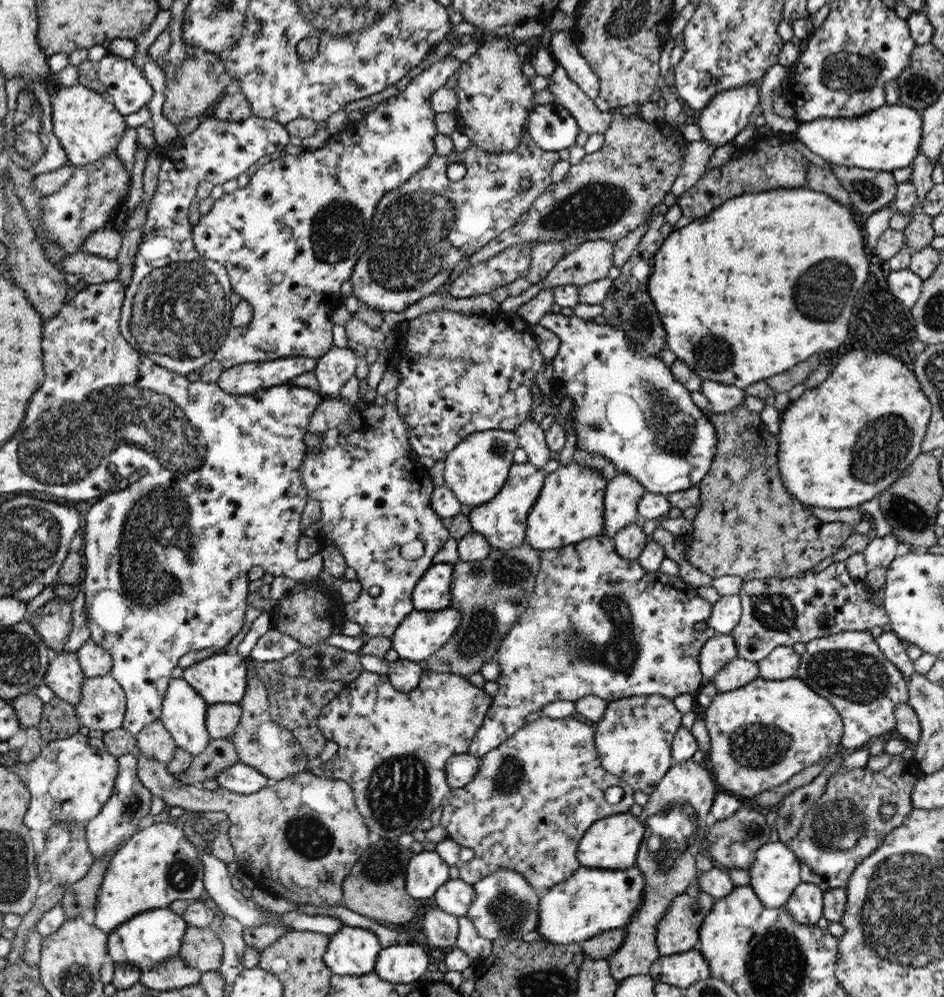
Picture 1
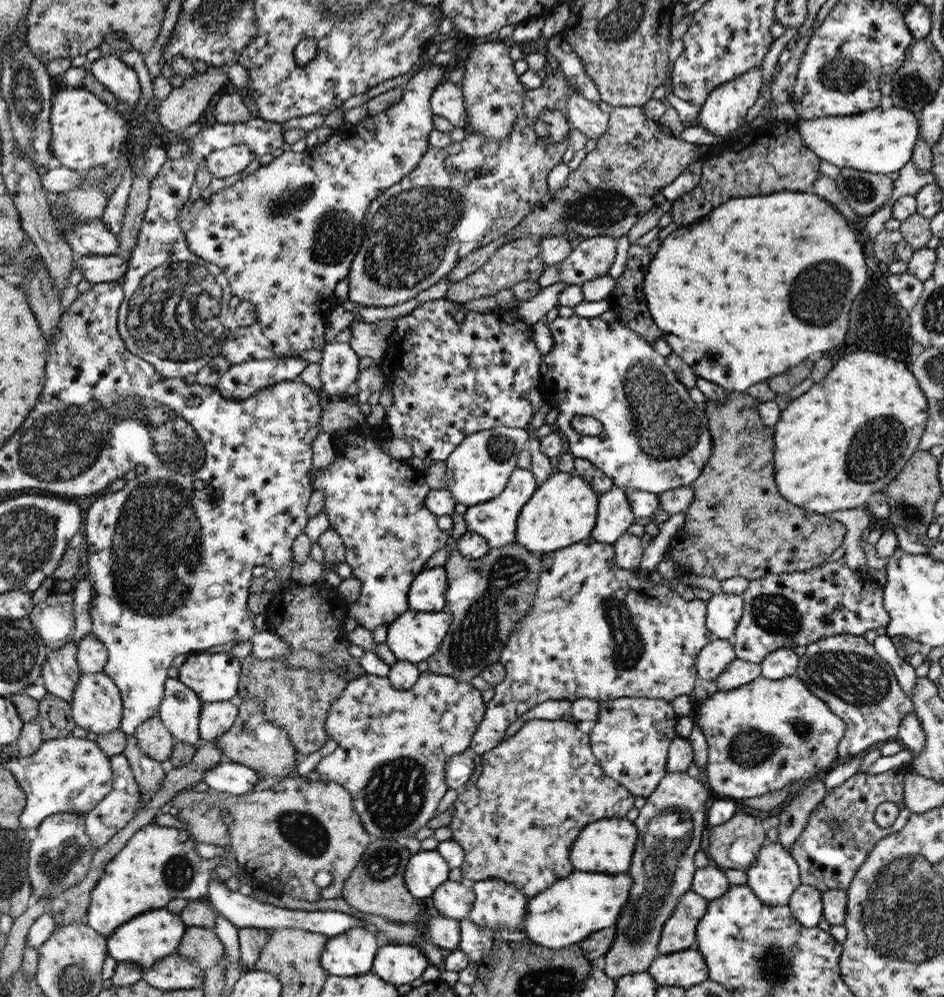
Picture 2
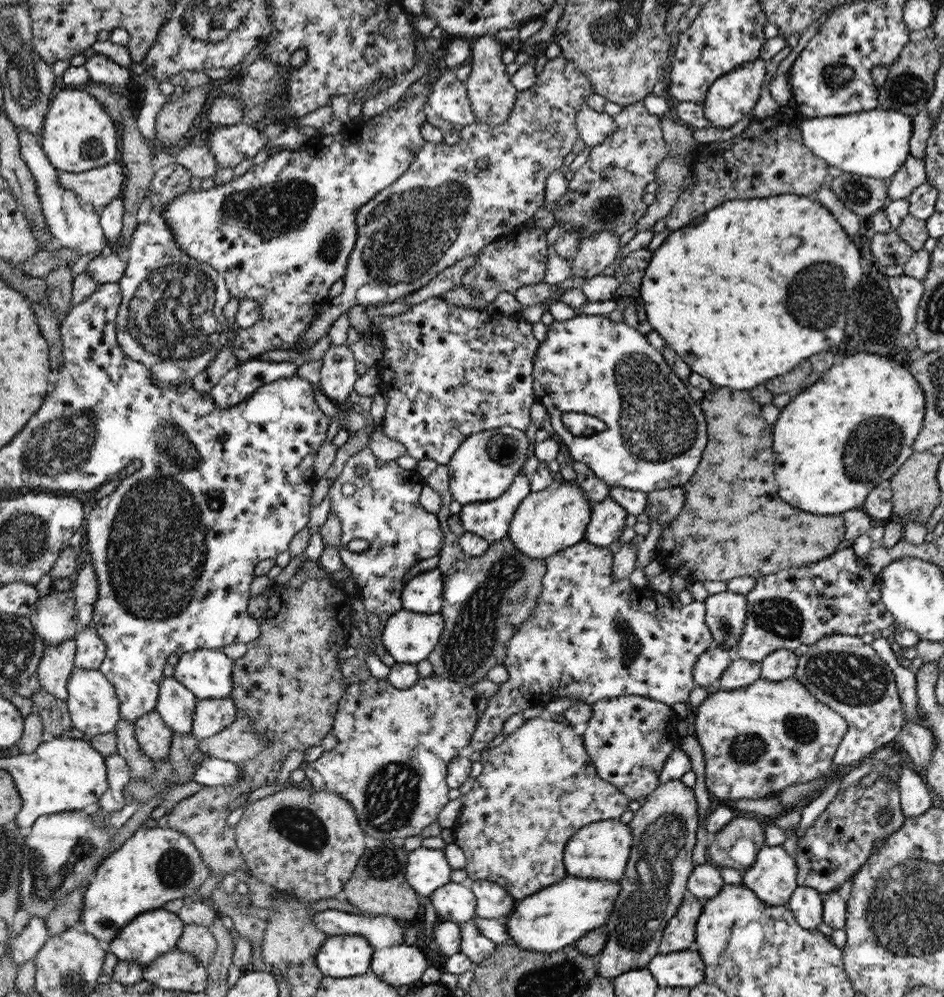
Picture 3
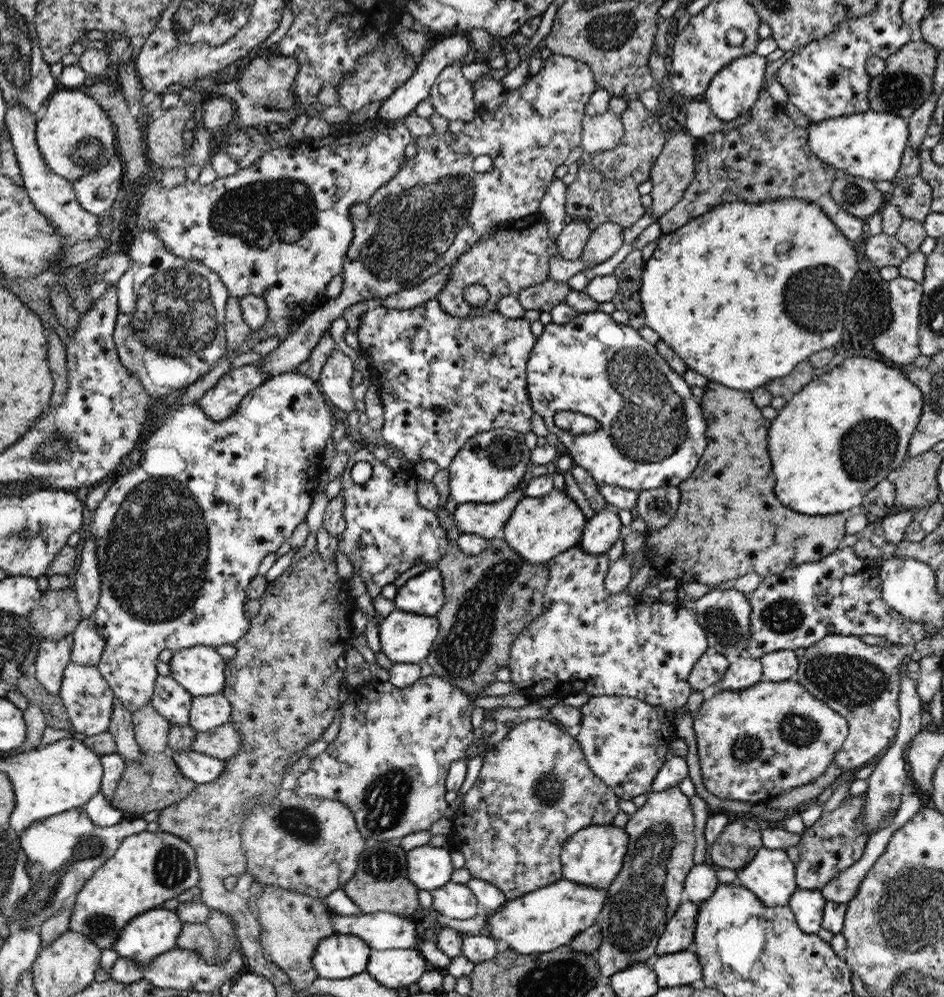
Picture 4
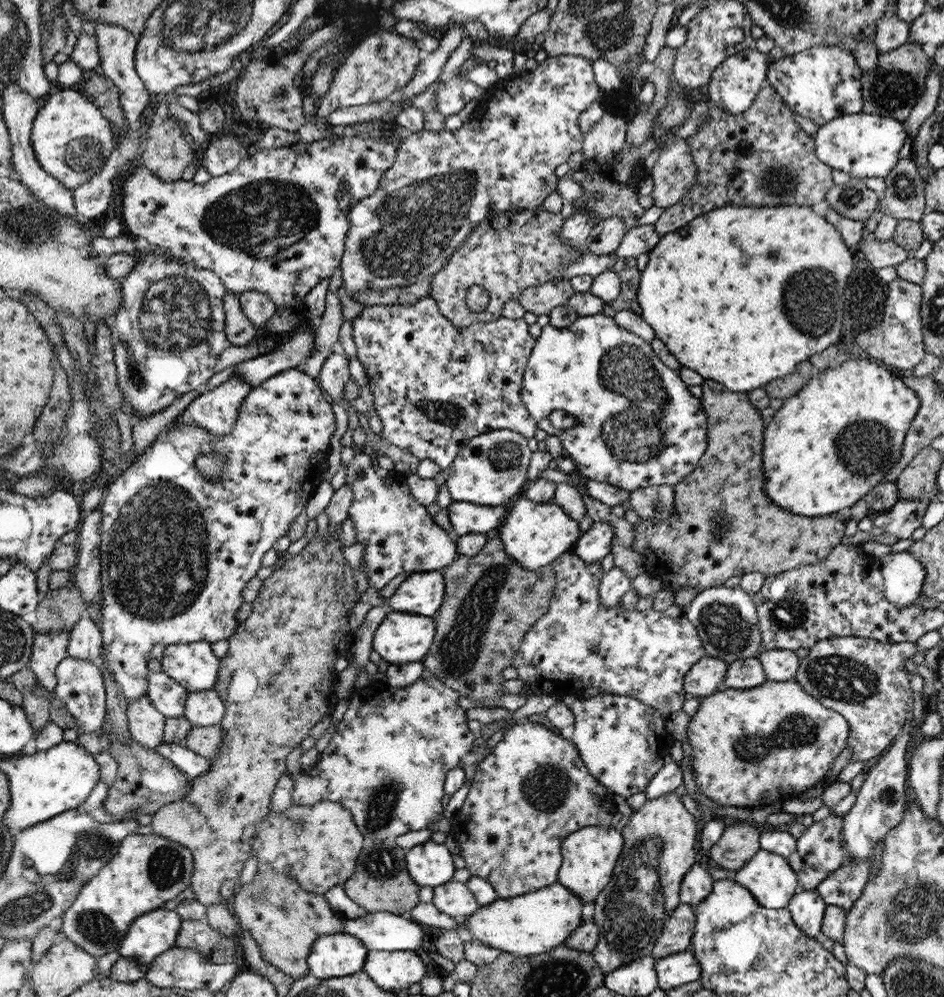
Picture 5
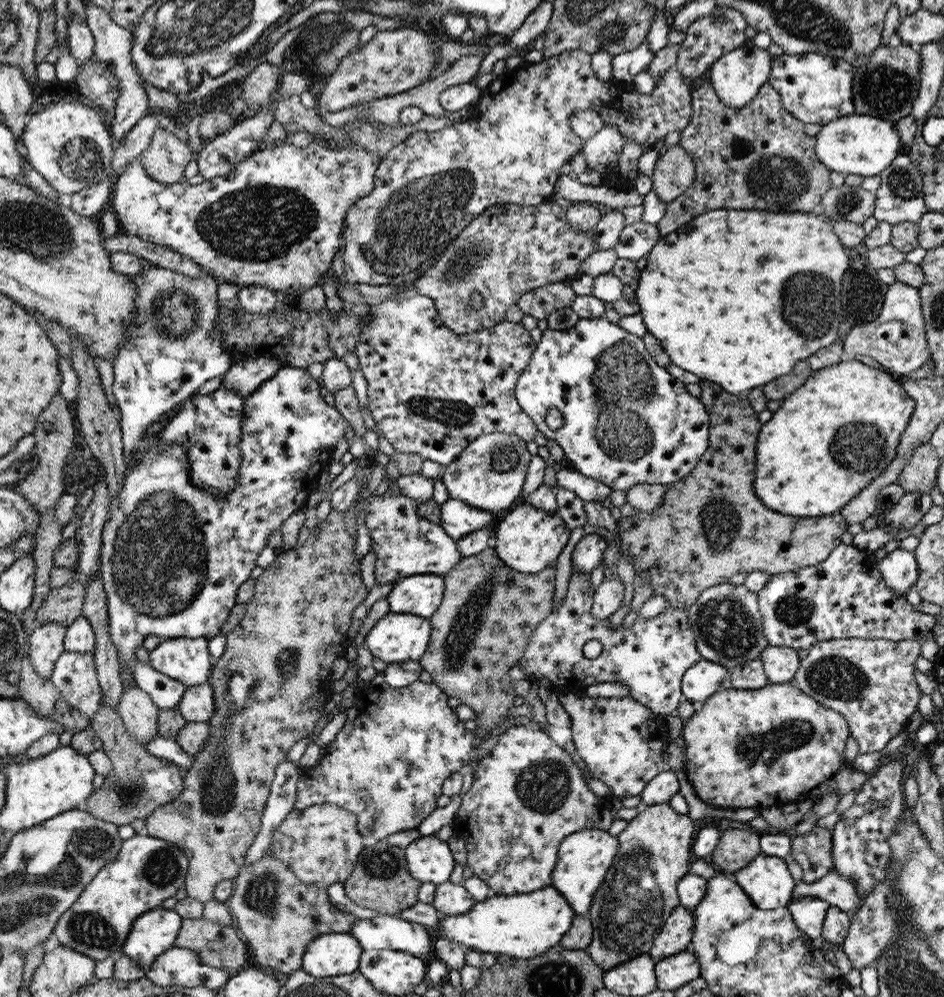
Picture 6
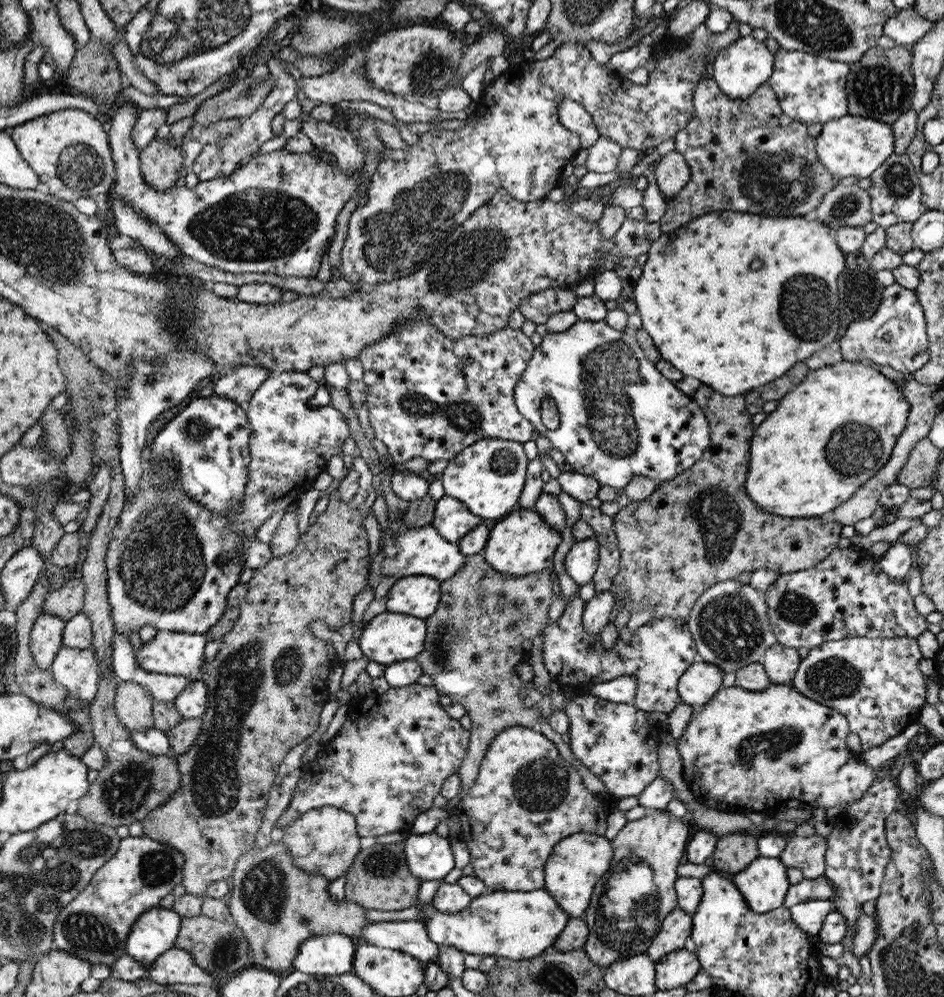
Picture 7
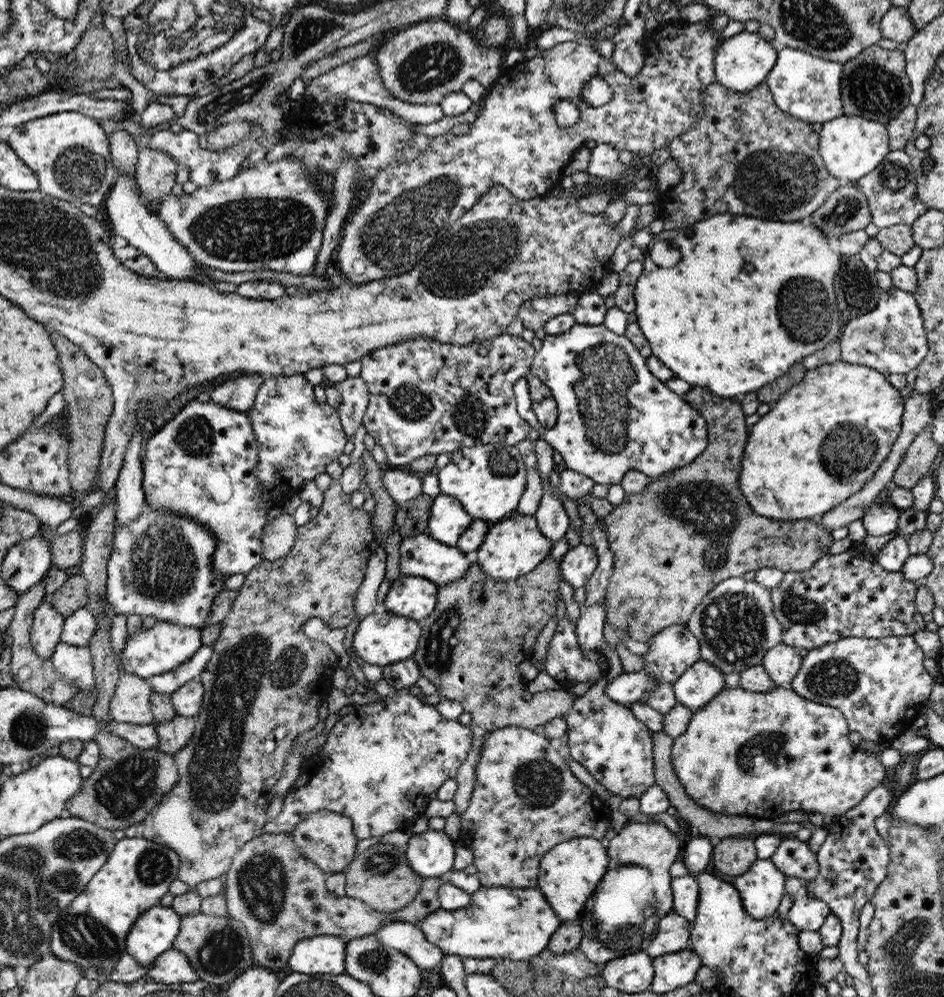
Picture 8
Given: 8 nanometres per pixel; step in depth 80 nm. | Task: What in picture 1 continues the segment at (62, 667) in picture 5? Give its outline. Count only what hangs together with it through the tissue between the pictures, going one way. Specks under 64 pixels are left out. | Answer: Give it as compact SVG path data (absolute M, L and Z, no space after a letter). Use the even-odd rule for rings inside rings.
M110 674L101 677L86 677L82 683L80 700L75 713L81 726L89 730L113 731L123 726L126 710L126 695L119 682Z

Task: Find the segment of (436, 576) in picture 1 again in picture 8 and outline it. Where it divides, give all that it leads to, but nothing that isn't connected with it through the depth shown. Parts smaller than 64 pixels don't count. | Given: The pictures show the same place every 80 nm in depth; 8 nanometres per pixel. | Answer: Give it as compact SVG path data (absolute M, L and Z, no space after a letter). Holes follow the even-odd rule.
M423 577L399 578L384 598L385 611L422 622L436 606L437 590L436 583Z

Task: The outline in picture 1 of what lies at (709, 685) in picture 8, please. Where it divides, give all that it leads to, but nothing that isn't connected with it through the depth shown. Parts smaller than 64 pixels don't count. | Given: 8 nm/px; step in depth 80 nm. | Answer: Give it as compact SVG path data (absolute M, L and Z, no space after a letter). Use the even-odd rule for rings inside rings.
M731 634L714 635L706 641L700 656L702 674L710 681L726 664L734 660L737 650L734 637Z

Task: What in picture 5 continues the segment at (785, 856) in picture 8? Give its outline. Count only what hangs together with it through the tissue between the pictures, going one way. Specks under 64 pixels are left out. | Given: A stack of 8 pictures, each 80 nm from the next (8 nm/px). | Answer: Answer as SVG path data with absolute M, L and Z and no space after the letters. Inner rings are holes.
M830 814L825 820L805 828L806 831L797 839L796 852L802 858L802 869L797 877L805 890L814 890L830 873L838 870L842 865L848 865L850 855L844 849L842 828L844 828L844 816L836 817Z

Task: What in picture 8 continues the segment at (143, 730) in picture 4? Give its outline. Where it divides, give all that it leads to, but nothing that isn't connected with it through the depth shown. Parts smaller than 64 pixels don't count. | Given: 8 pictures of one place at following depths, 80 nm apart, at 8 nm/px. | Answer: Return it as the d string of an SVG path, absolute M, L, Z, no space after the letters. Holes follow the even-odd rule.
M121 675L109 702L110 716L116 722L131 725L152 725L152 684L136 675Z

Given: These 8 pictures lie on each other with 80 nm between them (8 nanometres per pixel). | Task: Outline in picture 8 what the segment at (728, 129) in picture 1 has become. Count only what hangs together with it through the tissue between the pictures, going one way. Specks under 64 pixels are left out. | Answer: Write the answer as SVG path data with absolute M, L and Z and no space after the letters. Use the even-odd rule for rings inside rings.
M742 31L722 42L717 52L715 70L718 82L726 88L741 93L756 89L764 82L777 61L778 48L760 33Z

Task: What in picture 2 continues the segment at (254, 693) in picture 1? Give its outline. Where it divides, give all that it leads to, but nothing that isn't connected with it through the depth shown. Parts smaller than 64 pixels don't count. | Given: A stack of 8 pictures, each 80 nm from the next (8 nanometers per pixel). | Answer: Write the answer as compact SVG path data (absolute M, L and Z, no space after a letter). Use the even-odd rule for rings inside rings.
M249 698L242 700L239 705L240 716L238 716L232 728L213 740L223 756L227 760L255 769L258 773L262 773L263 777L266 774L270 778L290 777L289 774L296 769L299 763L294 761L296 750L290 742L287 732L263 717L263 706L261 706L259 700Z

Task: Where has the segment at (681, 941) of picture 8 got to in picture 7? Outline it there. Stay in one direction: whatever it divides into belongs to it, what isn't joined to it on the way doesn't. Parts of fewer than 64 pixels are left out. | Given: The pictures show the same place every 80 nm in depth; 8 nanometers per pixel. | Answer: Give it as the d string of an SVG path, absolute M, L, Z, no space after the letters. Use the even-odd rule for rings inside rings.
M678 906L673 913L665 919L658 934L649 946L647 953L655 962L665 957L668 953L676 953L676 948L684 948L692 930L692 916L684 913Z

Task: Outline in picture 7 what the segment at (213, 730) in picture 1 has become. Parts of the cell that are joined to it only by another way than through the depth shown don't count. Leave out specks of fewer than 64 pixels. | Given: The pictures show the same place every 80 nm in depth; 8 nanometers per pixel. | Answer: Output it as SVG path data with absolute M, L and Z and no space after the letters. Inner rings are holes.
M202 680L190 681L182 692L174 698L173 703L183 718L200 719L208 710L209 689Z

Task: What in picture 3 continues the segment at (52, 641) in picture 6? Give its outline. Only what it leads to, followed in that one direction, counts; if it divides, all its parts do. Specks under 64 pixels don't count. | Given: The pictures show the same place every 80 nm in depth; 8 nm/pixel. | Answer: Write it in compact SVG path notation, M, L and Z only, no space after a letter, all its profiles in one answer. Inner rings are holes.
M73 639L61 642L59 645L50 645L48 652L37 666L36 677L41 688L62 700L67 699L66 683L75 667L75 650Z

